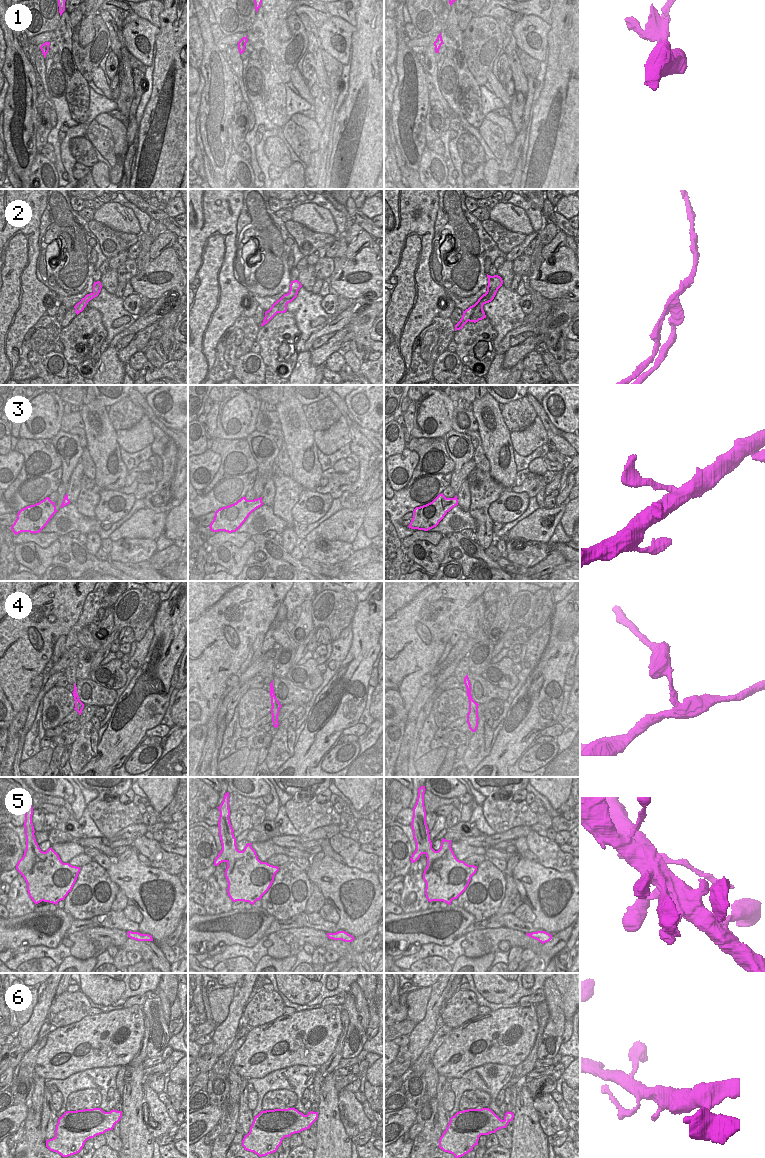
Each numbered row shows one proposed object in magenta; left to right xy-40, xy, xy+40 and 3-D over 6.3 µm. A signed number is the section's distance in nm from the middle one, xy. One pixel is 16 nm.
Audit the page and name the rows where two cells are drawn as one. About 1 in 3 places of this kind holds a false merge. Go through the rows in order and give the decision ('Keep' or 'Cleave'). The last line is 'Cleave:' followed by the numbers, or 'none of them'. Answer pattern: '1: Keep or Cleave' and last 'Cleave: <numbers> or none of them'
1: Cleave
2: Cleave
3: Keep
4: Keep
5: Keep
6: Keep
Cleave: 1, 2

